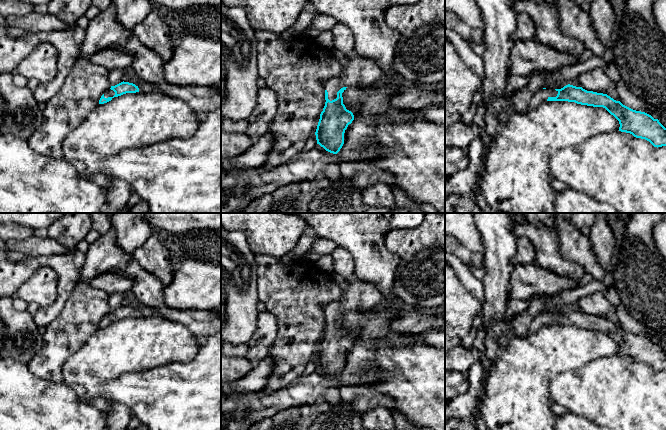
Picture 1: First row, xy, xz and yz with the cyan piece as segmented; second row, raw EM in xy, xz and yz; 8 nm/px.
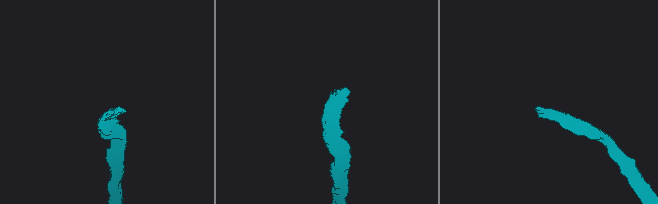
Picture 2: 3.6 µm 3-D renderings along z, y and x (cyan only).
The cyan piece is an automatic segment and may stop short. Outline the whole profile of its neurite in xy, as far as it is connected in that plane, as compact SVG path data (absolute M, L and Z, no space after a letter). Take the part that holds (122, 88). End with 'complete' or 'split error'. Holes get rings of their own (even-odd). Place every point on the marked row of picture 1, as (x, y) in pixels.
M121 82L115 86L111 86L109 90L104 92L99 100L99 104L104 104L111 101L114 97L121 96L126 93L136 93L139 92L138 86L129 82Z; split error

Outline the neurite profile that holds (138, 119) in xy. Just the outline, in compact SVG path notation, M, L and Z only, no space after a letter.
M163 92L126 93L112 98L107 103L96 106L89 112L82 123L65 137L62 143L63 159L68 162L82 161L87 165L124 149L149 146L174 138L189 138L197 131L199 124L196 112L181 99L168 96Z

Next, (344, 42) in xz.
M337 23L332 29L334 49L351 56L354 53L355 40L351 30L343 24Z

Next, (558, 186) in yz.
M552 178L552 187L556 193L562 192L567 188L567 185L564 182L561 182L555 178Z

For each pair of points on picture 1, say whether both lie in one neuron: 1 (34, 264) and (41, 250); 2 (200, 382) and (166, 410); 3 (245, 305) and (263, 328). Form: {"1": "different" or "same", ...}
{"1": "different", "2": "same", "3": "different"}

